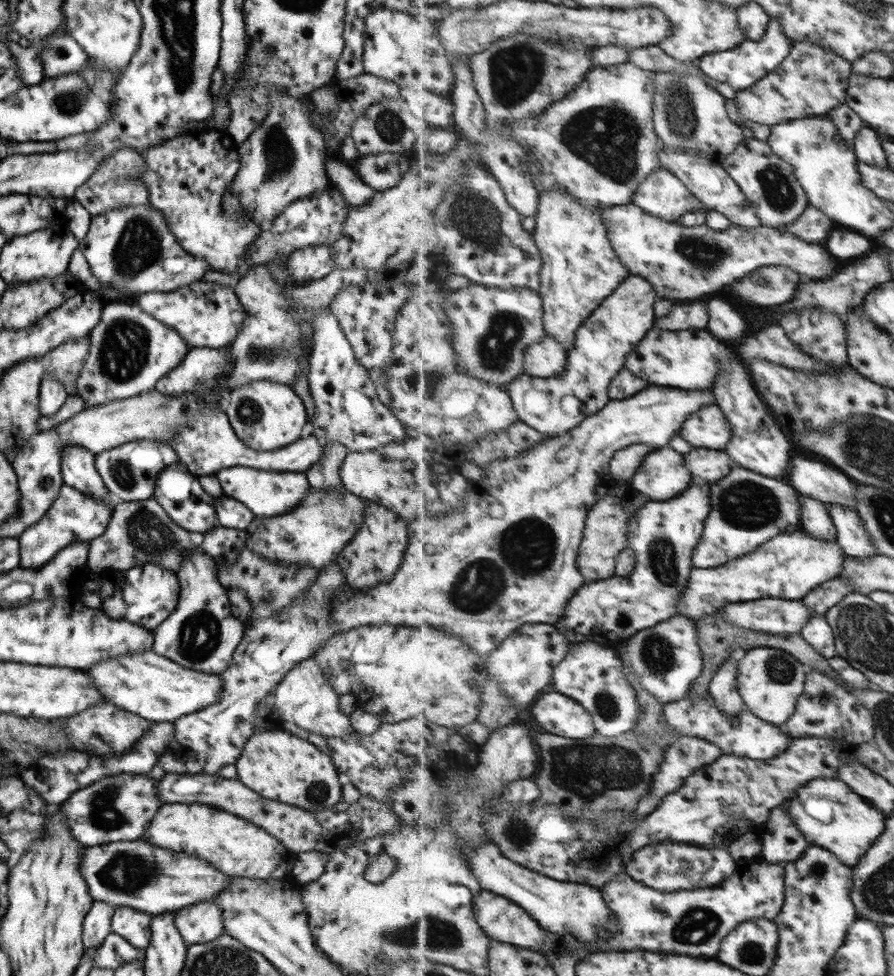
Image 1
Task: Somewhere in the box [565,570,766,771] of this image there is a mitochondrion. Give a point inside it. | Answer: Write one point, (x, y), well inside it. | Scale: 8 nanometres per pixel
(658, 656)

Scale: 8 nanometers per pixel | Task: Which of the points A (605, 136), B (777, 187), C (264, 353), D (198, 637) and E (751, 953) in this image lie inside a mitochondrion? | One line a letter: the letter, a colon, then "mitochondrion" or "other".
A: mitochondrion
B: mitochondrion
C: mitochondrion
D: mitochondrion
E: mitochondrion

